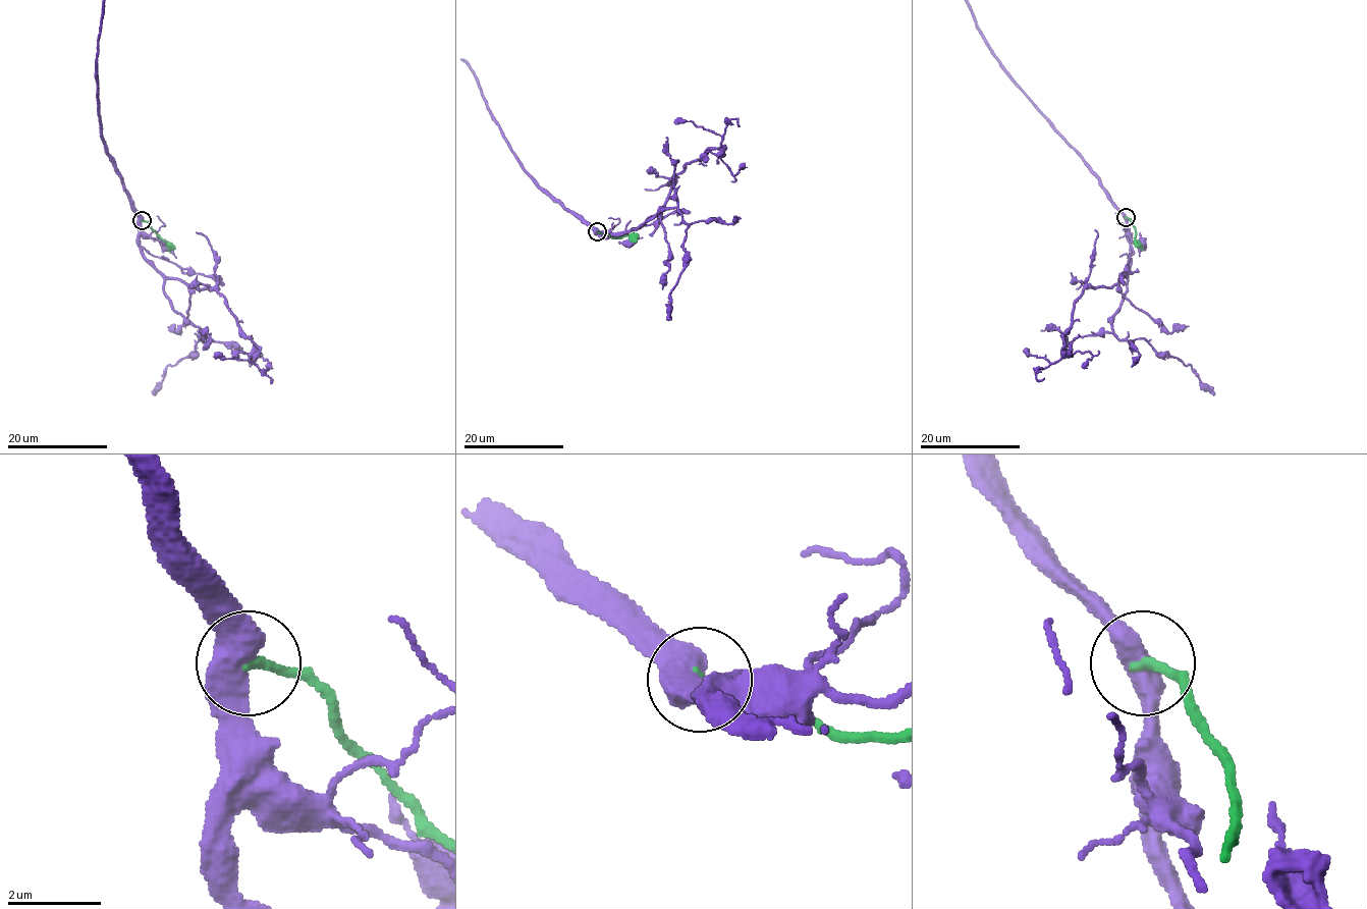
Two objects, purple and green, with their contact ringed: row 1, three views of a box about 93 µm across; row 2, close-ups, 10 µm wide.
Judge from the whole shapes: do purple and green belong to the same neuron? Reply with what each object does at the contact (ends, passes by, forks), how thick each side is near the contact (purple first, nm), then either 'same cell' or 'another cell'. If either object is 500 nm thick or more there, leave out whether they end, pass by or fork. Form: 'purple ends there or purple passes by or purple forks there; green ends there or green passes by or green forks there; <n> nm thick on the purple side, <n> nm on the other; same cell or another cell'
550 nm thick on the purple side, 200 nm on the other; another cell

